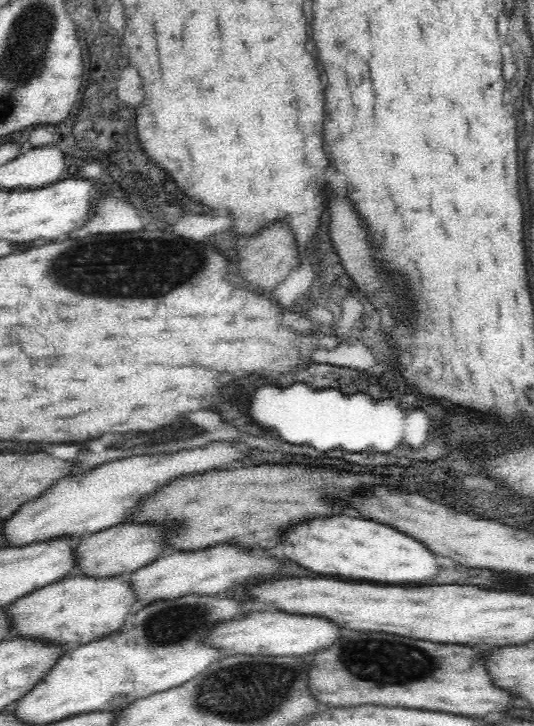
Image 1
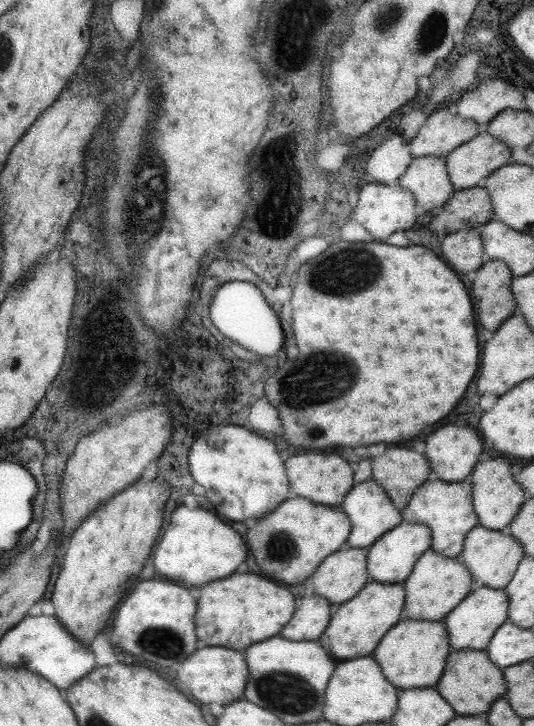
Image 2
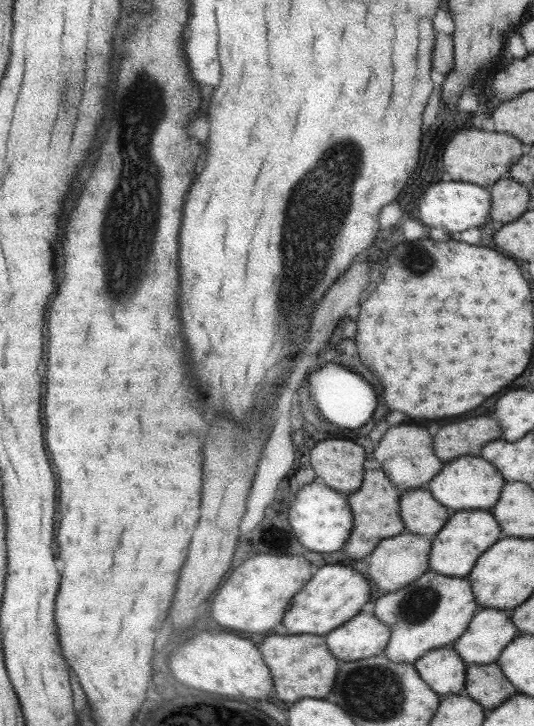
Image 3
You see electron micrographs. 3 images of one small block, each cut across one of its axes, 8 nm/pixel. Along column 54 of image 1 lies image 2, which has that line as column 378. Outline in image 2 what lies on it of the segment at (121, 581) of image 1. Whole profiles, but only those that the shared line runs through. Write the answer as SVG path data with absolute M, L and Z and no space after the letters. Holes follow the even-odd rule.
M369 581L353 598L333 607L331 619L319 642L337 662L367 656L375 650L383 635L402 619L404 600L405 589L401 583Z

